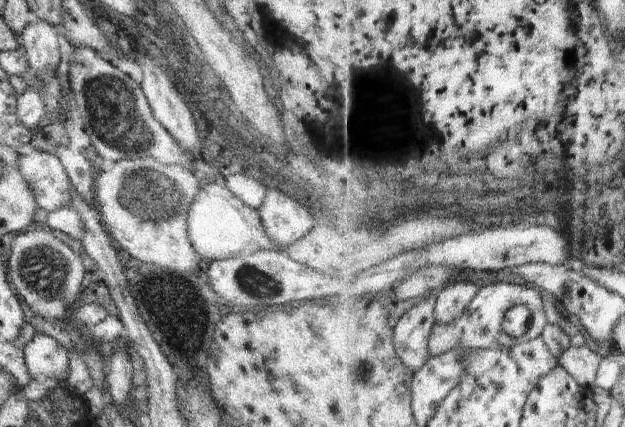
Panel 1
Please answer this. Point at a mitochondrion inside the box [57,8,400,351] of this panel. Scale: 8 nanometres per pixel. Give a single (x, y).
(116, 114)

